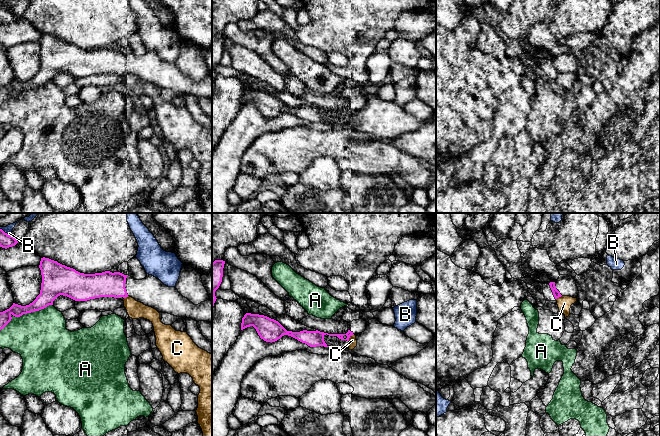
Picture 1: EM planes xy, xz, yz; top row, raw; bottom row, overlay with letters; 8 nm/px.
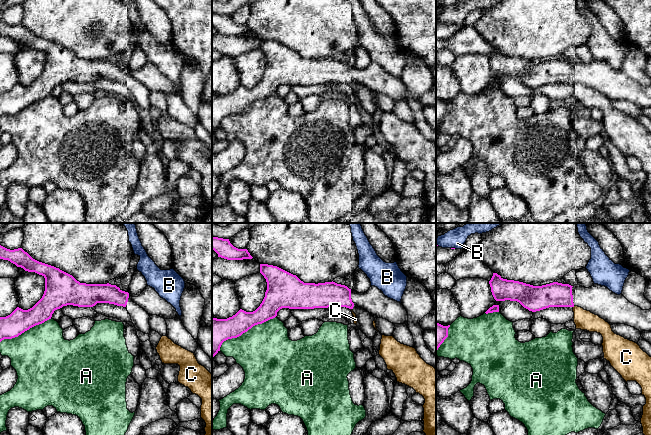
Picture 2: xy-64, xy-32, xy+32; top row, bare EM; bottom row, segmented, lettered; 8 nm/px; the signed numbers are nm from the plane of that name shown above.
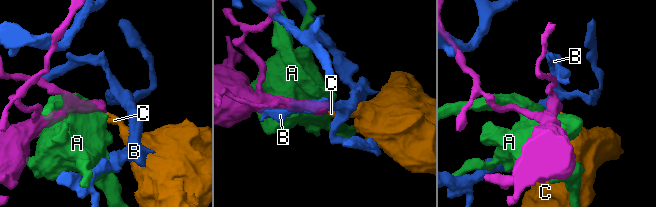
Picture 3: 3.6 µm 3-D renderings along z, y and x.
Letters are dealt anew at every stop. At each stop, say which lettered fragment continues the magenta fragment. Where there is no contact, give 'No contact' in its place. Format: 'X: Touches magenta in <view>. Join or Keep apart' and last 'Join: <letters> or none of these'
A: Touches magenta in xy. Keep apart
B: Touches magenta in xy. Keep apart
C: Touches magenta in xz. Keep apart
Join: none of these

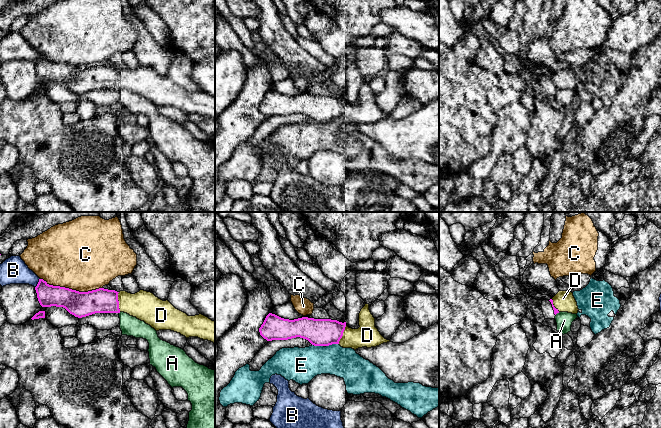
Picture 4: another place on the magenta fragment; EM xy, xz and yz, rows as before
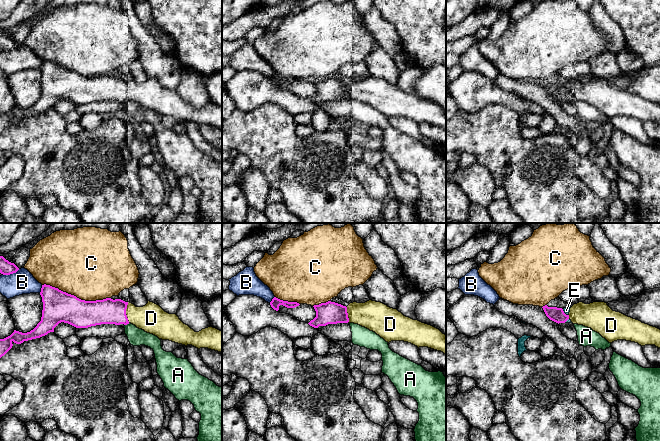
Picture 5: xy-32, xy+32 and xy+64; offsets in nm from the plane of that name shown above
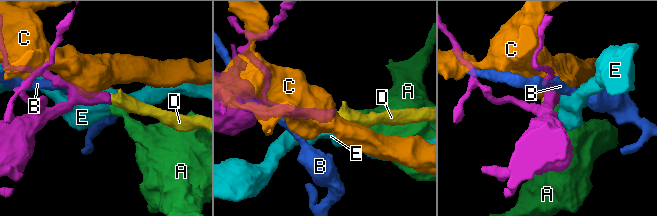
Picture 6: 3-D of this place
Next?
A: Touches magenta in yz. Keep apart
B: Touches magenta in xy. Keep apart
C: Touches magenta in xy. Keep apart
D: Touches magenta in xy. Join
E: Touches magenta in xz. Keep apart
Join: D

